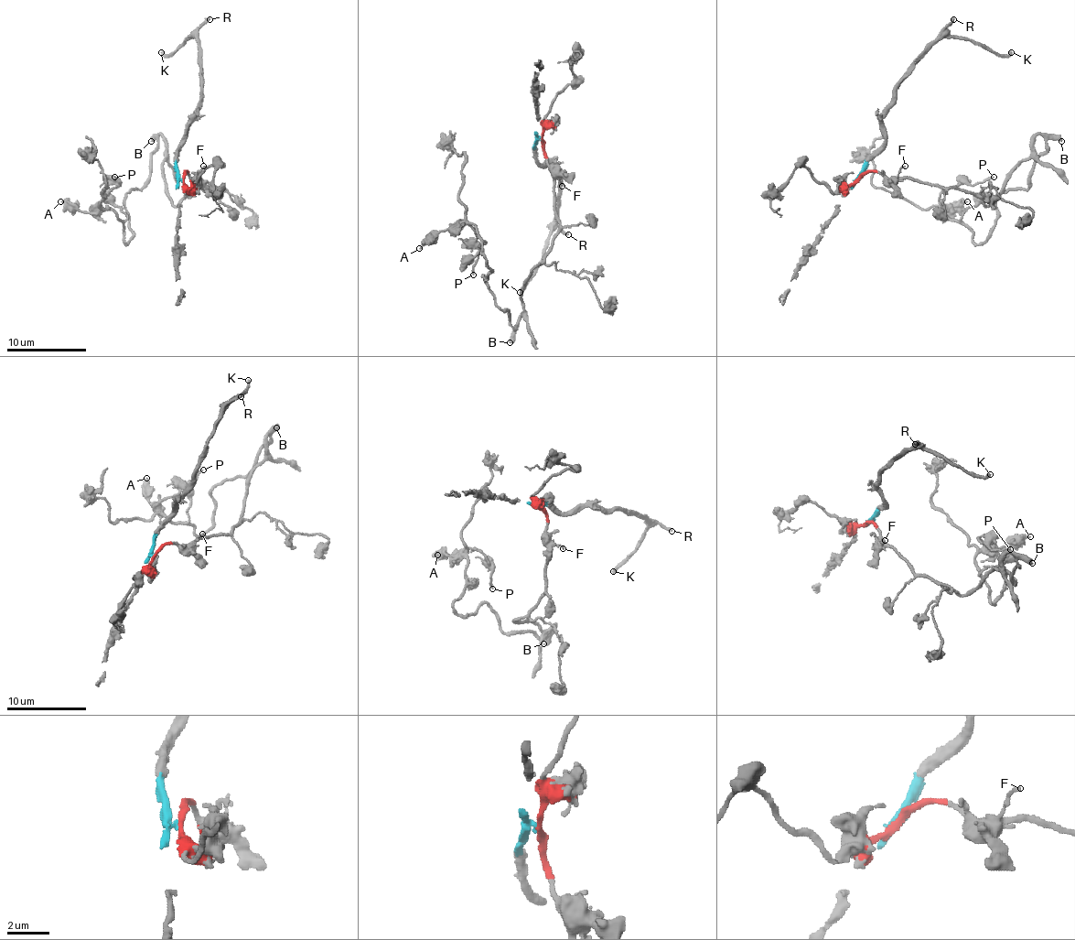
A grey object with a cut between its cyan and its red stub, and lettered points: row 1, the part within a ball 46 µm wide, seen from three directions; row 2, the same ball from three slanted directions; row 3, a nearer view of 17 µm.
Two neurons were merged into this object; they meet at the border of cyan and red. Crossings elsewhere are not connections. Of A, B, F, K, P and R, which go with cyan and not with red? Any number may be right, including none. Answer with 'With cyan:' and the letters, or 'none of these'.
With cyan: K, R

